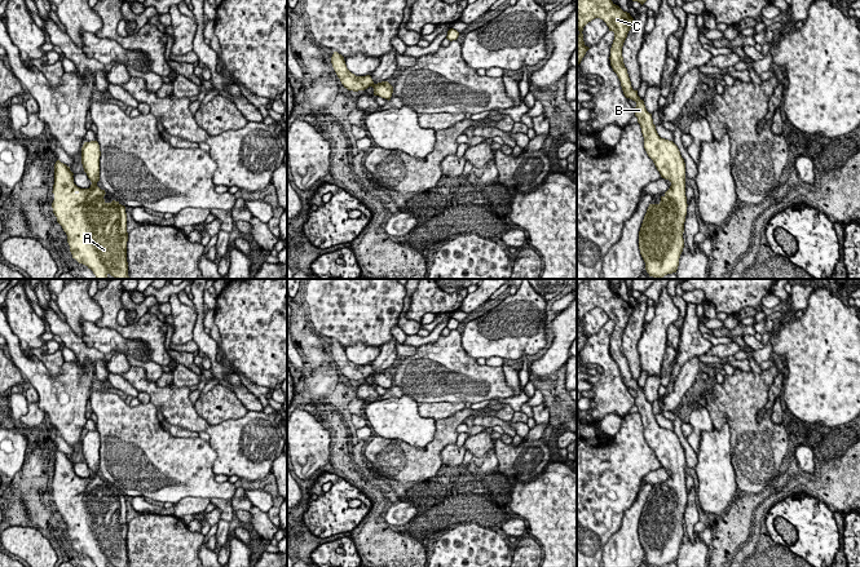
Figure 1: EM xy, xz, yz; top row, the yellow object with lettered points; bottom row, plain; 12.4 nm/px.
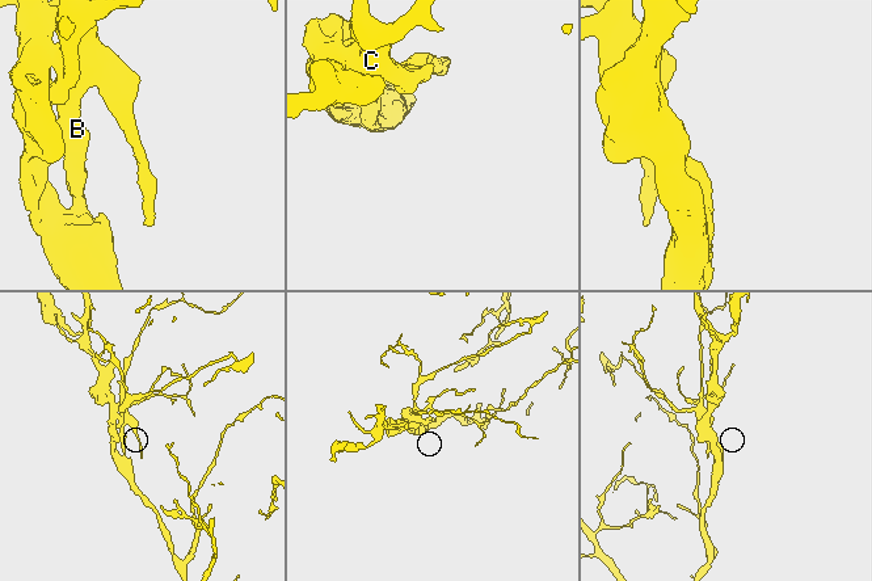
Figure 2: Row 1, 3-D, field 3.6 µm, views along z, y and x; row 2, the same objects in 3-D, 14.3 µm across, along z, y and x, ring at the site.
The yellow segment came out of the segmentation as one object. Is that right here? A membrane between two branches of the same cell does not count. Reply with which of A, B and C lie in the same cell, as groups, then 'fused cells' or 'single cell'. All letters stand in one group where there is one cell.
groups A B C; single cell

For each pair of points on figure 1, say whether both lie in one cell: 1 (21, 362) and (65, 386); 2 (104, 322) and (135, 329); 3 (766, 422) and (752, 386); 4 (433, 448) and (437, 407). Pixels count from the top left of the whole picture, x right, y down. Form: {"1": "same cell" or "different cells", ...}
{"1": "same cell", "2": "same cell", "3": "same cell", "4": "different cells"}

